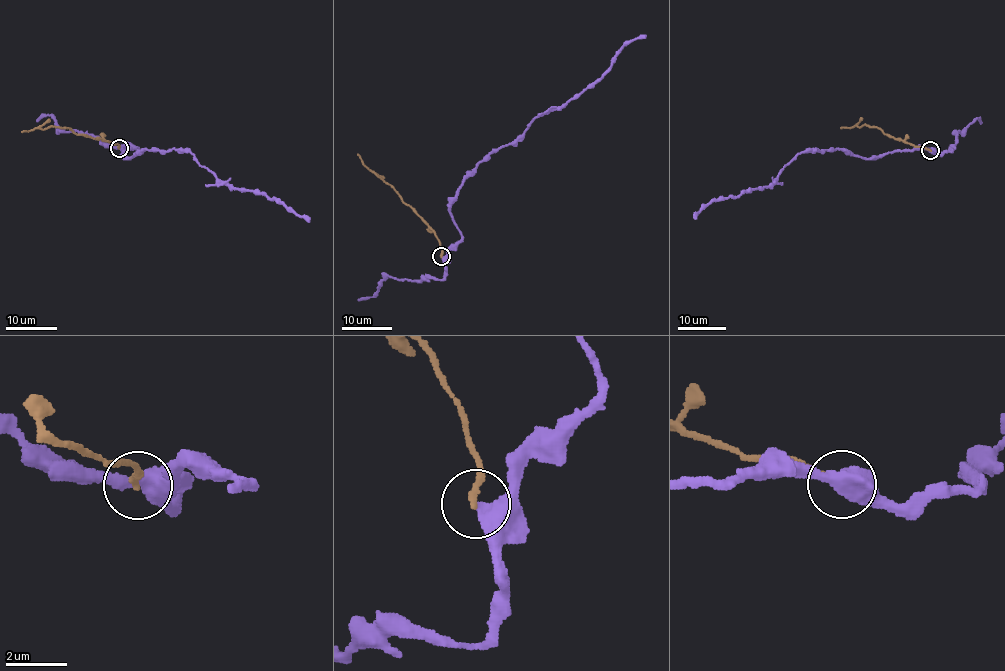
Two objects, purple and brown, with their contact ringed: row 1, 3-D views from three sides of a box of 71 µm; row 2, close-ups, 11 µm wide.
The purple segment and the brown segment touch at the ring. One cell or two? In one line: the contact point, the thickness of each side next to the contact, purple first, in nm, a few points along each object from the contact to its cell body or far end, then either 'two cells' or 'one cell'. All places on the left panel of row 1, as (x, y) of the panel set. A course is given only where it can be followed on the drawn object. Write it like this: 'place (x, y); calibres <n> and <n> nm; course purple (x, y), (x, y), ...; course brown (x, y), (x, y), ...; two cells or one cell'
place (119, 148); calibres 650 and 200 nm; course purple (119, 147), (138, 147), (123, 153), (128, 159), (148, 149), (190, 152), (233, 187), (258, 190), (308, 222); course brown (119, 147), (56, 126), (22, 132); two cells

